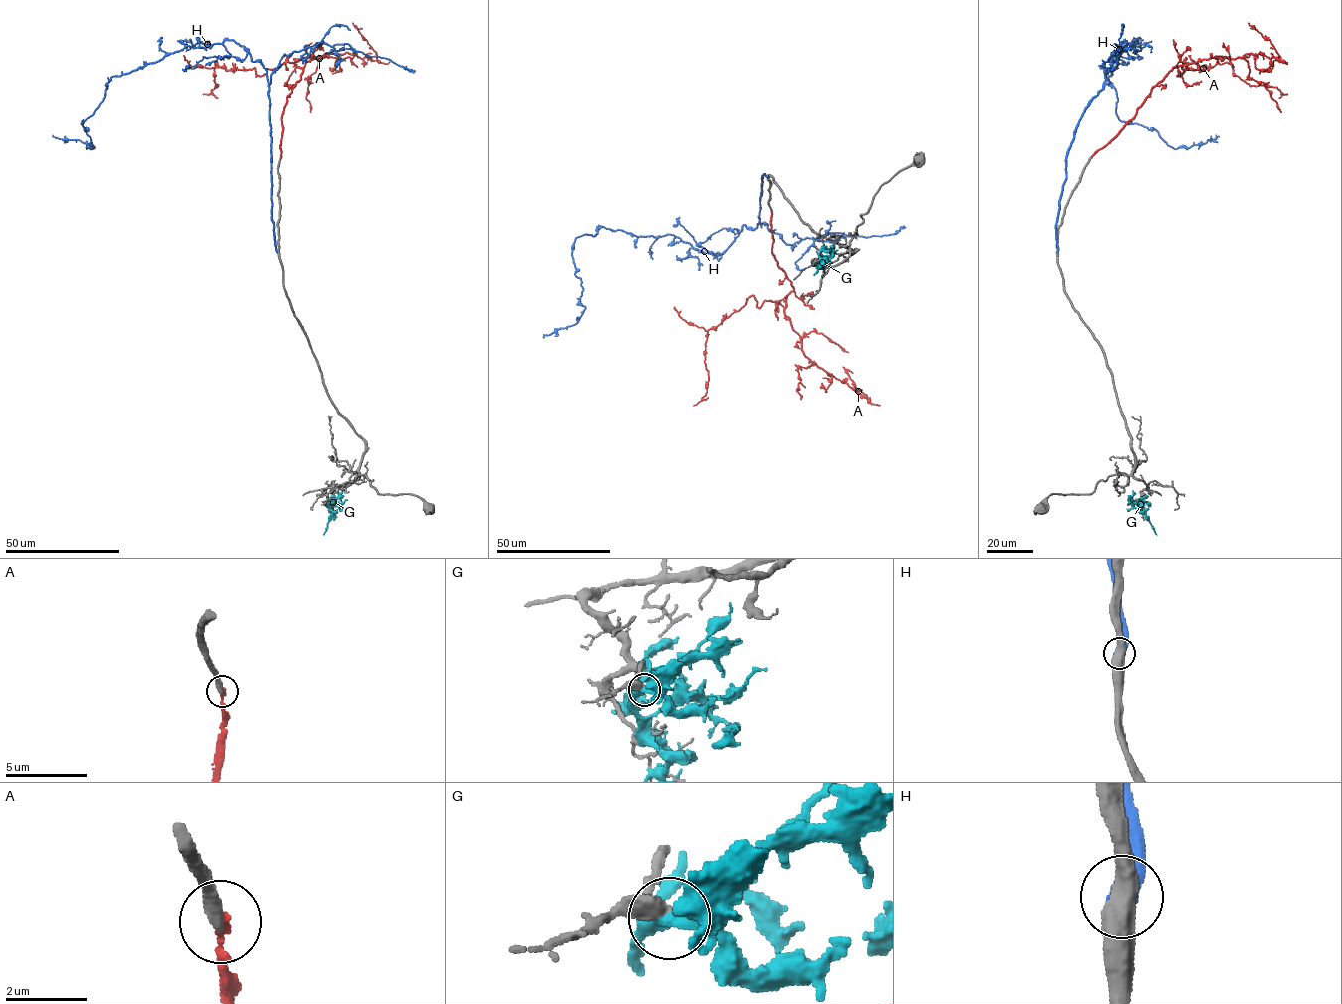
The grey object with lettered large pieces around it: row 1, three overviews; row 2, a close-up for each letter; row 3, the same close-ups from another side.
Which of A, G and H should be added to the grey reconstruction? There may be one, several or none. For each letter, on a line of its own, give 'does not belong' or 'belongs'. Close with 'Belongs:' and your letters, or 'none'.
A: does not belong
G: does not belong
H: does not belong
Belongs: none

